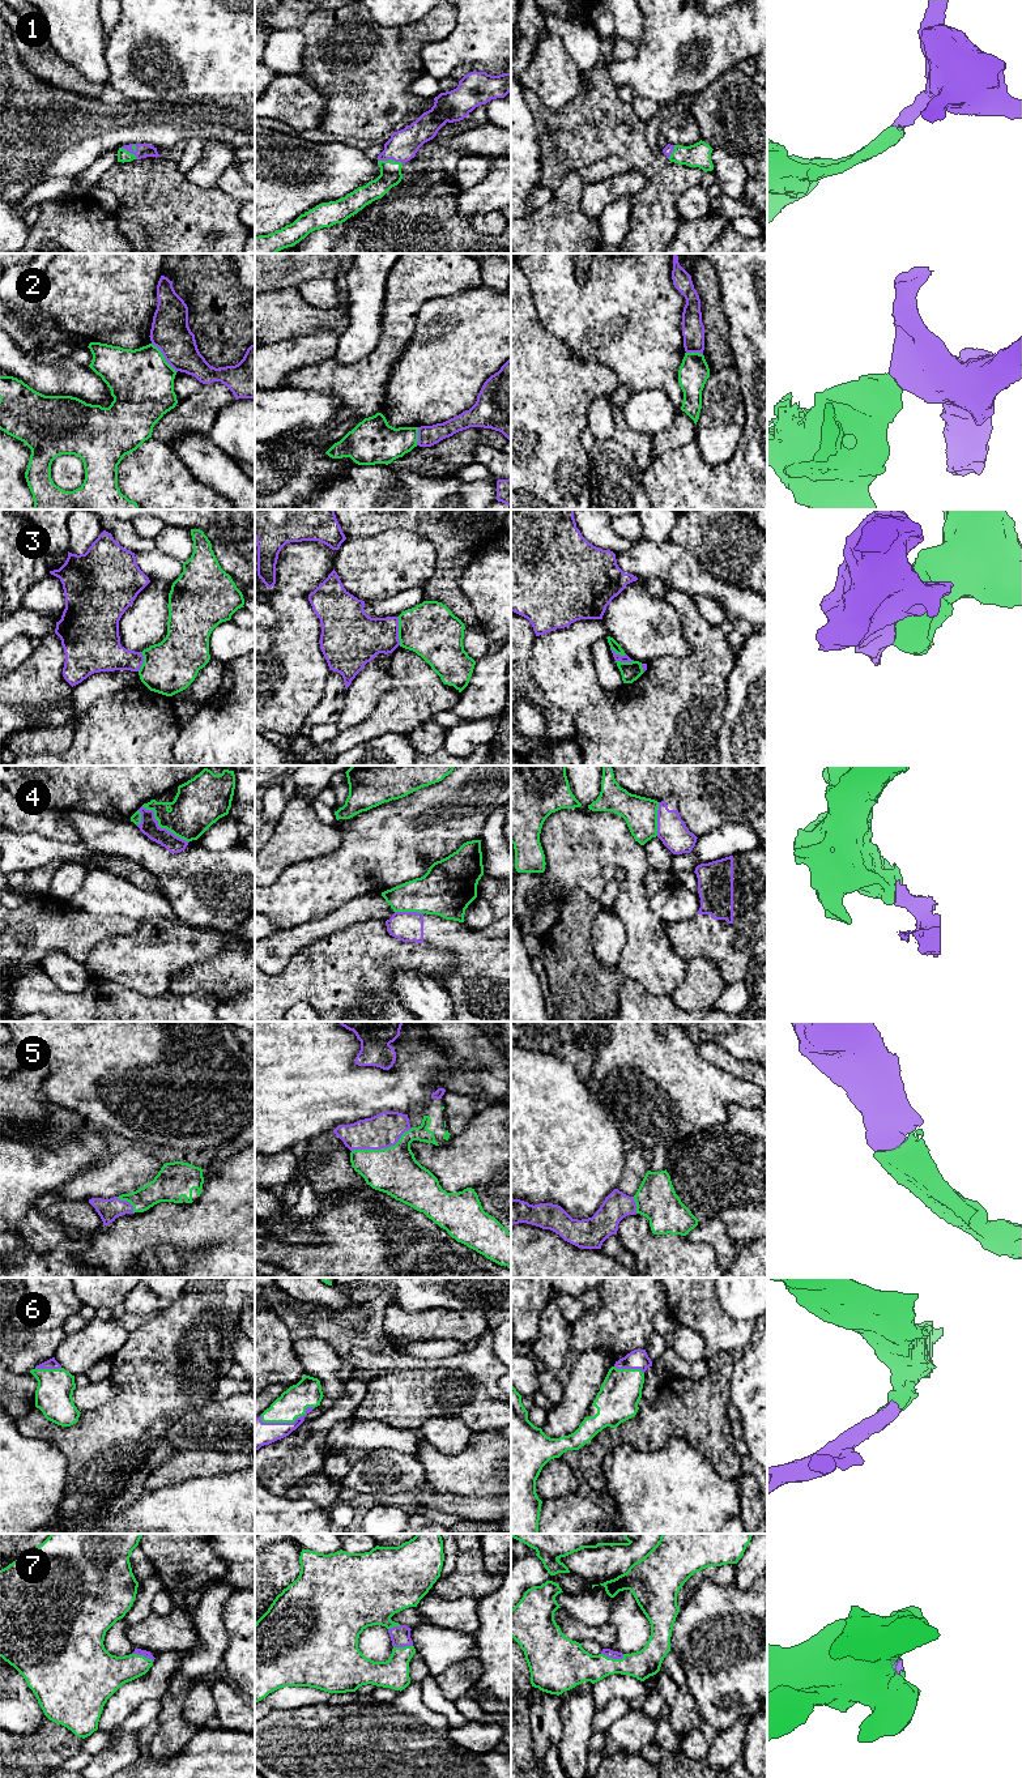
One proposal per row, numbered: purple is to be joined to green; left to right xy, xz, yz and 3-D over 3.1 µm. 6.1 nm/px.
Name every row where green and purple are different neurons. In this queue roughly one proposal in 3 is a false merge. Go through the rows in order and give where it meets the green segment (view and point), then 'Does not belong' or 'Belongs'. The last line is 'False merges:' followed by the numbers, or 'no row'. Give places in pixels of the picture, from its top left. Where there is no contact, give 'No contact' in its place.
1: Touches green at xy (128, 152). Belongs
2: Touches green at xy (164, 357). Does not belong
3: Touches green at xz (399, 631). Does not belong
4: Touches green at xy (161, 827). Does not belong
5: Touches green at xz (382, 1148). Belongs
6: Touches green at xz (288, 1422). Belongs
7: Touches green at yz (612, 1658). Belongs
False merges: 2, 3, 4

